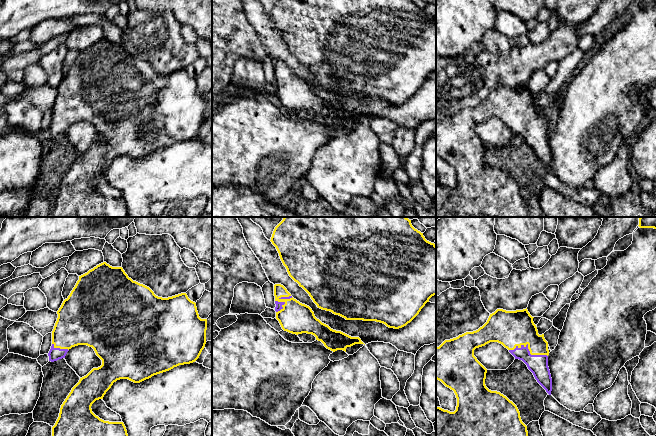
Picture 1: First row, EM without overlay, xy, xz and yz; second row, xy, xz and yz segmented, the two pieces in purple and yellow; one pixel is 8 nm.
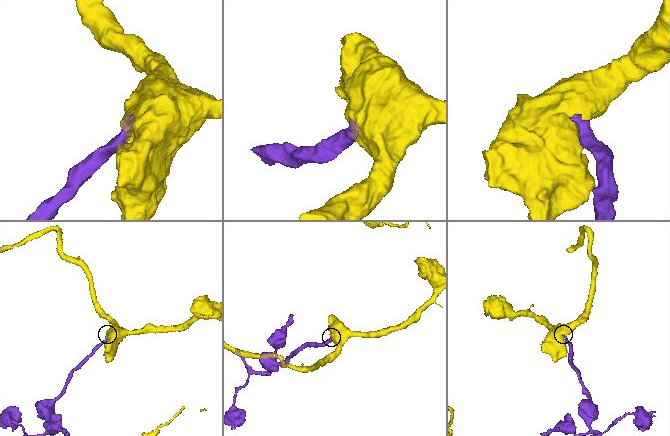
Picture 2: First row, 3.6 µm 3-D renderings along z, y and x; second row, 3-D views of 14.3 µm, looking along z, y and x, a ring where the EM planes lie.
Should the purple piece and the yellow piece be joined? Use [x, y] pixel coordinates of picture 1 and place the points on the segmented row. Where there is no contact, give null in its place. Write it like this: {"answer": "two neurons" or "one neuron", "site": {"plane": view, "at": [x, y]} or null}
{"answer": "one neuron", "site": {"plane": "yz", "at": [528, 350]}}

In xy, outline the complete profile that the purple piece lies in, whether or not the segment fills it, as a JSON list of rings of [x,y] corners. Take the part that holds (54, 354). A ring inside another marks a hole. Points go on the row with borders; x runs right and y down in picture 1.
[[[103,262],[87,273],[79,276],[75,287],[71,291],[67,299],[65,299],[57,311],[58,318],[52,331],[52,346],[48,353],[49,361],[54,362],[65,358],[67,352],[75,346],[87,345],[92,347],[96,355],[102,360],[102,365],[98,368],[93,368],[86,376],[80,378],[79,382],[72,388],[71,392],[63,402],[60,408],[59,417],[52,427],[52,436],[128,436],[126,427],[123,422],[109,422],[100,419],[91,409],[92,404],[99,399],[103,399],[106,392],[111,388],[114,382],[120,379],[128,379],[134,383],[140,383],[154,375],[169,371],[174,367],[195,362],[206,344],[207,319],[199,317],[196,303],[191,301],[186,293],[181,293],[172,297],[162,298],[154,294],[147,286],[133,281],[125,273],[122,267],[112,267],[106,262]]]

